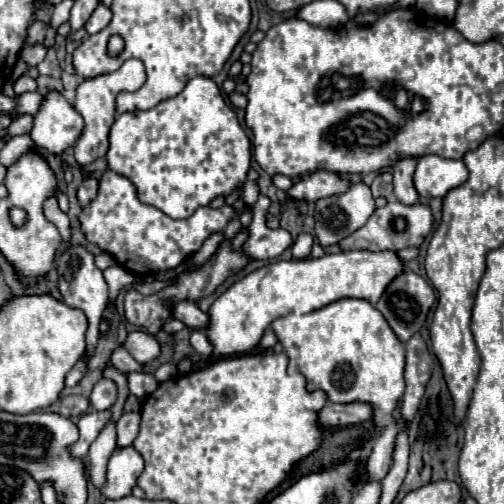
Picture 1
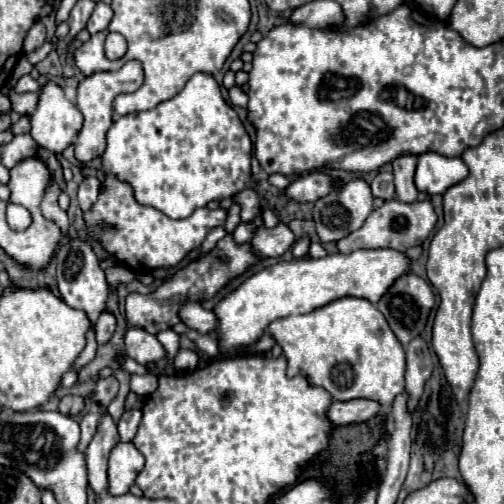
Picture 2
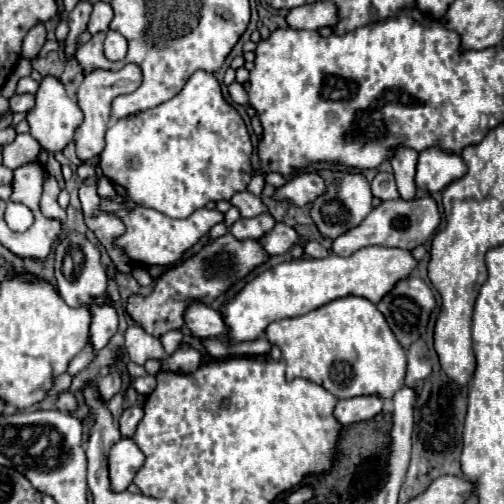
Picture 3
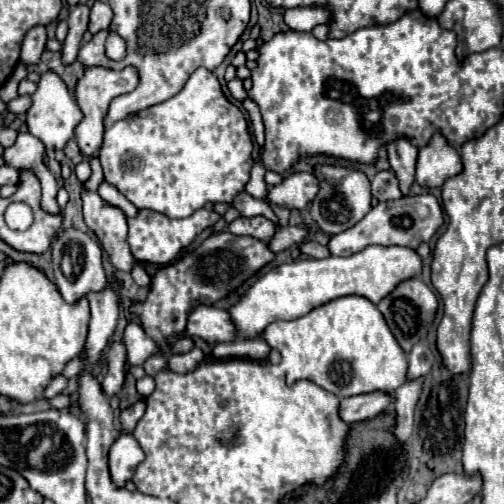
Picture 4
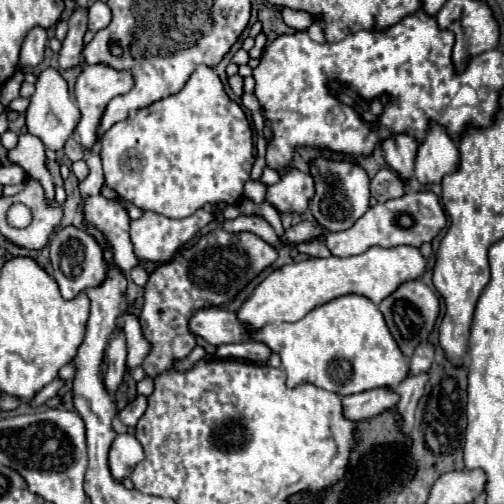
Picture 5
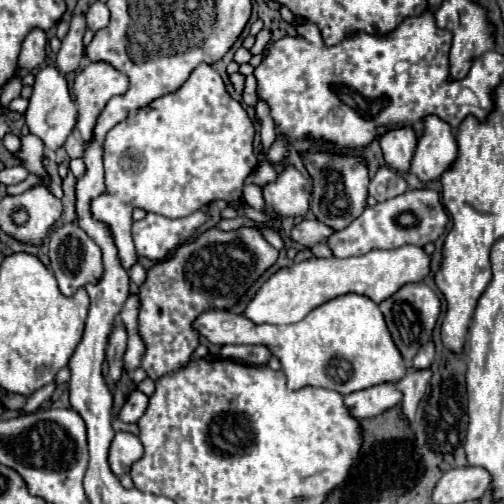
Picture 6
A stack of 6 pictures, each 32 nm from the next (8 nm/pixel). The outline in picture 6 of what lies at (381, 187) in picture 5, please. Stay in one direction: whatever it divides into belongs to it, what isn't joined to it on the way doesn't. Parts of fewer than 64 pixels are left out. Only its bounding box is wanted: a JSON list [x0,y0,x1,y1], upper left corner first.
[370,166,408,202]

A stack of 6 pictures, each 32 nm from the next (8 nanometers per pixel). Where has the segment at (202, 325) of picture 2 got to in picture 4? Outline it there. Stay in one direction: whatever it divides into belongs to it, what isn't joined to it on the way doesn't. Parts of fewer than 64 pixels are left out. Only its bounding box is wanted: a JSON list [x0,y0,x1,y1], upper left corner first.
[188,304,232,342]

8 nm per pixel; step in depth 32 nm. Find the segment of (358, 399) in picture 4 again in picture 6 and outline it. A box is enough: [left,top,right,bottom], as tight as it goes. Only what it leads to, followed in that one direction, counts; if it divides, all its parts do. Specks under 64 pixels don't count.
[344,384,400,420]

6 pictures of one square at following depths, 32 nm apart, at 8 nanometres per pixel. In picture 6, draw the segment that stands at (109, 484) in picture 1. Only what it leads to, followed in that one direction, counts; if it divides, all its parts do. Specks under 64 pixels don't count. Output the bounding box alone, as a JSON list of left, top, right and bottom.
[110,432,144,476]

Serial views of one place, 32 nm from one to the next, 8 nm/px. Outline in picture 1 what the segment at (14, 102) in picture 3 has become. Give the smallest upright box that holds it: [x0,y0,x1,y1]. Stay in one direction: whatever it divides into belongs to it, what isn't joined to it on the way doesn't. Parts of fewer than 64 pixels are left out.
[18,92,44,114]

